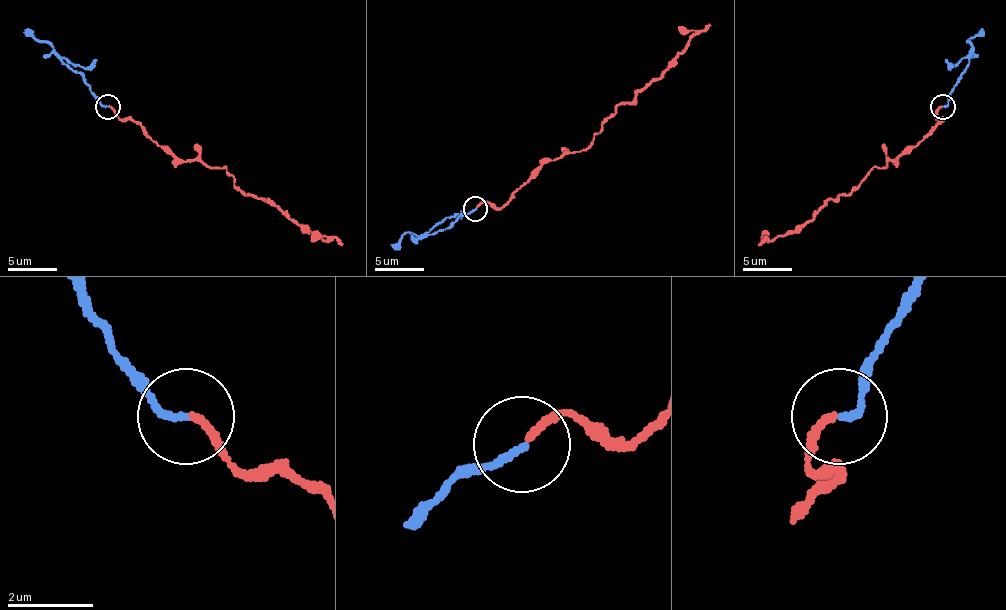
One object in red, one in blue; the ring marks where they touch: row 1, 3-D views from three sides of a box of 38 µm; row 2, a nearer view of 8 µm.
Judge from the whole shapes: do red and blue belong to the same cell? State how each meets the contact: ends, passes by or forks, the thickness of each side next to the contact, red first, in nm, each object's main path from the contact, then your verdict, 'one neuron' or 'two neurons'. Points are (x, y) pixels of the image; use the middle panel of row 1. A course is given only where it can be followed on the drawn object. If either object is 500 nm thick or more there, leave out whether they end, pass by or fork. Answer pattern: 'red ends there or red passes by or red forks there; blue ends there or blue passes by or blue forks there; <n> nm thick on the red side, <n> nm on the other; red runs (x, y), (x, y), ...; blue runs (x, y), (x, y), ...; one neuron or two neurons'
red ends there; blue ends there; 180 nm thick on the red side, 160 nm on the other; red runs (477, 206), (487, 201), (502, 206), (546, 162), (581, 152), (615, 107), (645, 90), (690, 38), (710, 23); blue runs (474, 209), (447, 229), (420, 236), (408, 231), (390, 246); one neuron

